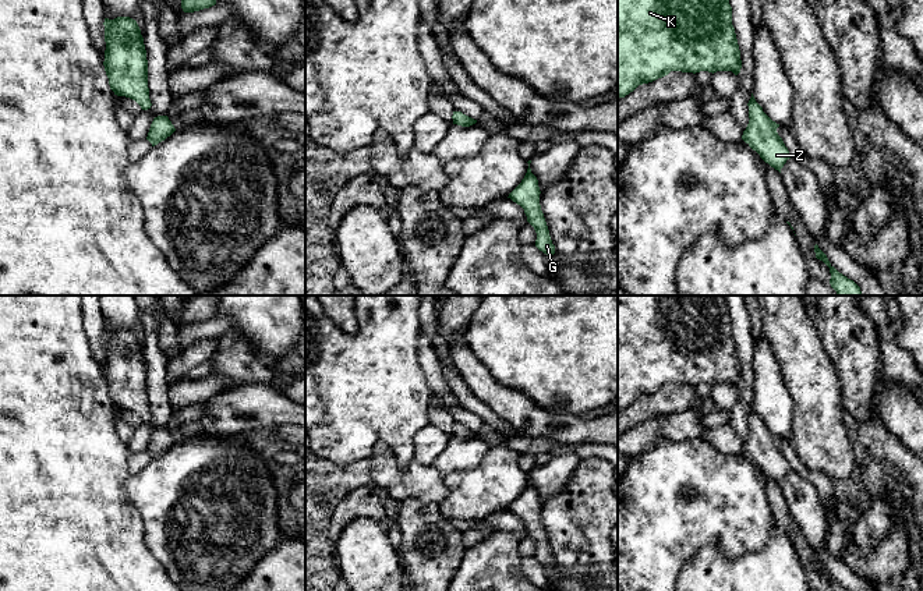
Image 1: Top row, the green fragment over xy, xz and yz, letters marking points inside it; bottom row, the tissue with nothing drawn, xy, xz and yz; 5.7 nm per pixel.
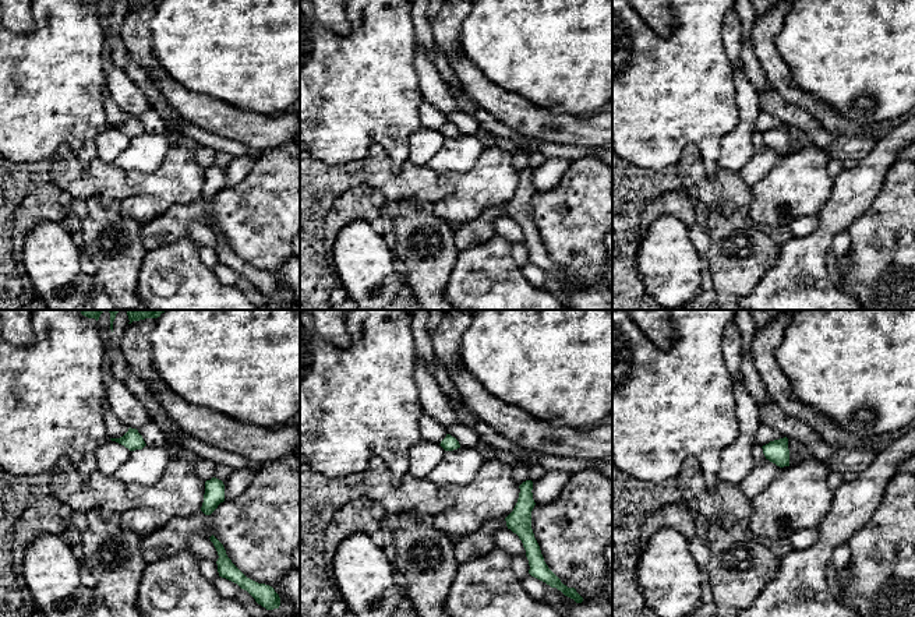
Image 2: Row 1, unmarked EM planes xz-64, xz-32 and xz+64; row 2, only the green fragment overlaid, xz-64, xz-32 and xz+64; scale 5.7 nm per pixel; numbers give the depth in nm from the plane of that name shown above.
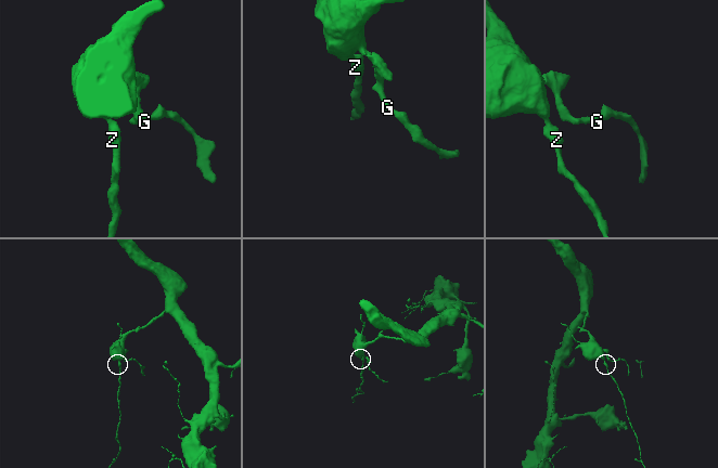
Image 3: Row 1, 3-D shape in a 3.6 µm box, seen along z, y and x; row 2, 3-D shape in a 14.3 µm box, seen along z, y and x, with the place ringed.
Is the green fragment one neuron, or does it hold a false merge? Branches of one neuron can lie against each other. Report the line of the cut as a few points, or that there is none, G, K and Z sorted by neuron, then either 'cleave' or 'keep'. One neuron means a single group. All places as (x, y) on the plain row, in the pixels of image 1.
no cut; G K Z; keep

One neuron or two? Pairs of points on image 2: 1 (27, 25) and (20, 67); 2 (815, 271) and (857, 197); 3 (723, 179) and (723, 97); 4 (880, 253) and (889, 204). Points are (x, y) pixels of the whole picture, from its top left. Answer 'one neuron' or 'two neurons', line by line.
1: two neurons
2: one neuron
3: two neurons
4: one neuron

